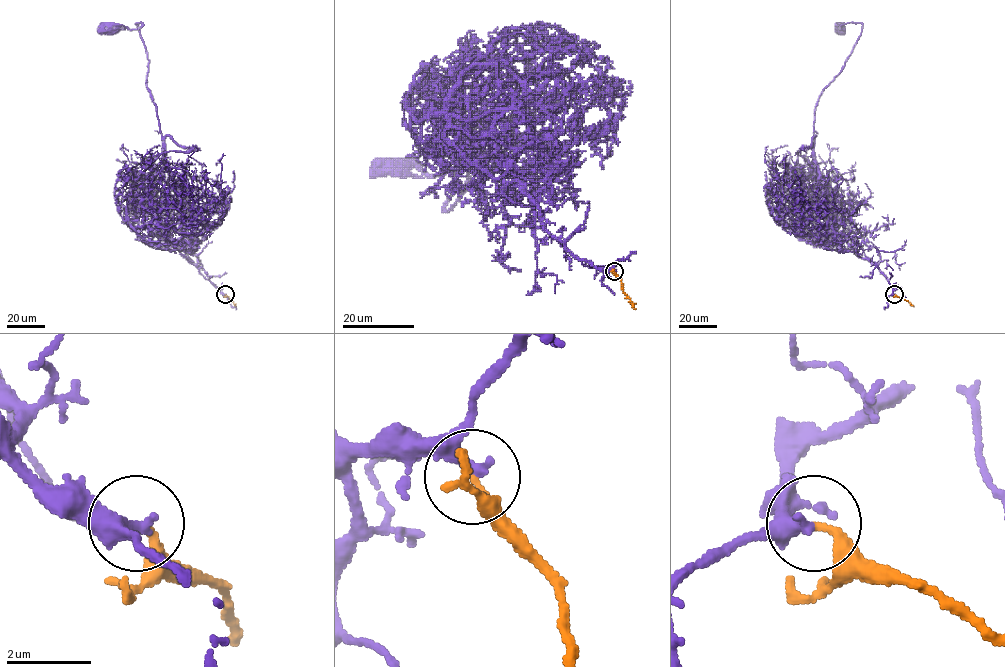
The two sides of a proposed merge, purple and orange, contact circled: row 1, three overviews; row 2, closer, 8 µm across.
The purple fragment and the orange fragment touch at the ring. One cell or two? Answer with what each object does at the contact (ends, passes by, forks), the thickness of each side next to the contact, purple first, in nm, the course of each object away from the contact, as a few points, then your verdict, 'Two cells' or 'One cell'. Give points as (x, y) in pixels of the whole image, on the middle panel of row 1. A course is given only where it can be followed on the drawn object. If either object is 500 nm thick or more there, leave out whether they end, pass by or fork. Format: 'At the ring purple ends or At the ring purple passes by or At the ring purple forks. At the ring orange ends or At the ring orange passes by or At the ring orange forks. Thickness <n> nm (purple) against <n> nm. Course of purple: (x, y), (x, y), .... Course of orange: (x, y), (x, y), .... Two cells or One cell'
At the ring purple passes by. At the ring orange ends. Thickness 300 nm (purple) against 200 nm. Course of purple: (613, 271), (543, 227), (500, 157), (468, 154), (494, 116), (448, 210), (453, 172), (387, 167). Course of orange: (613, 271), (636, 309). One cell

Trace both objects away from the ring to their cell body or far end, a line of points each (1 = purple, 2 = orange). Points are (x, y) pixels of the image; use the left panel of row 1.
1: (225, 294), (179, 252), (146, 197), (162, 138), (147, 87), (147, 54), (136, 23), (142, 24), (106, 28)
2: (225, 294), (236, 306)

